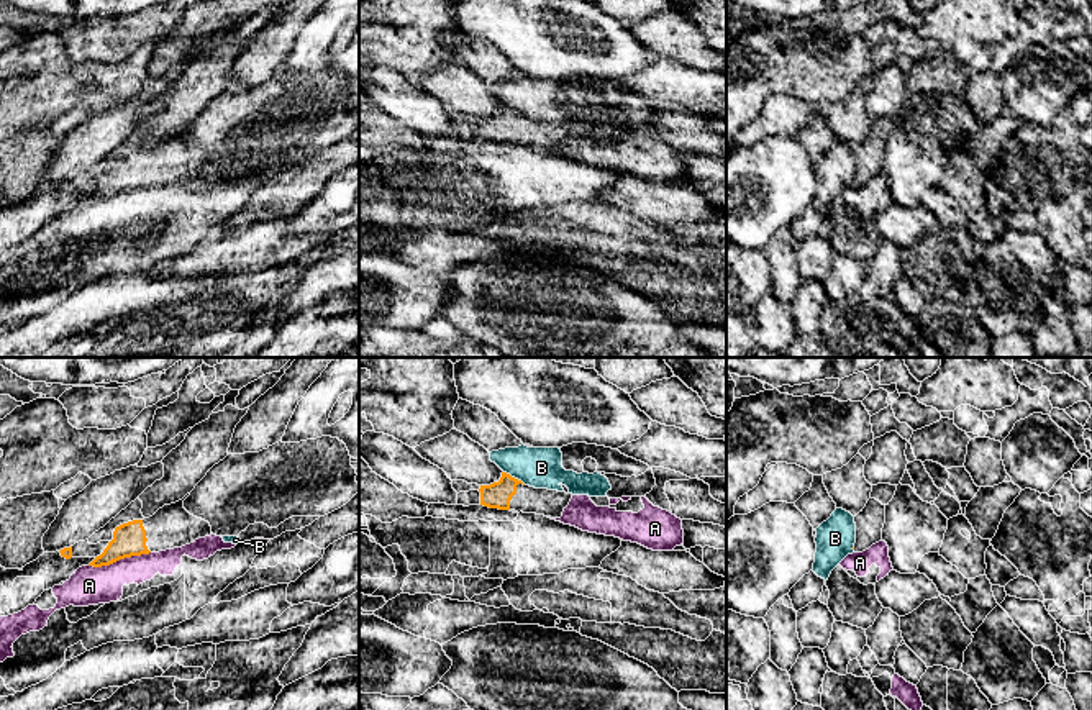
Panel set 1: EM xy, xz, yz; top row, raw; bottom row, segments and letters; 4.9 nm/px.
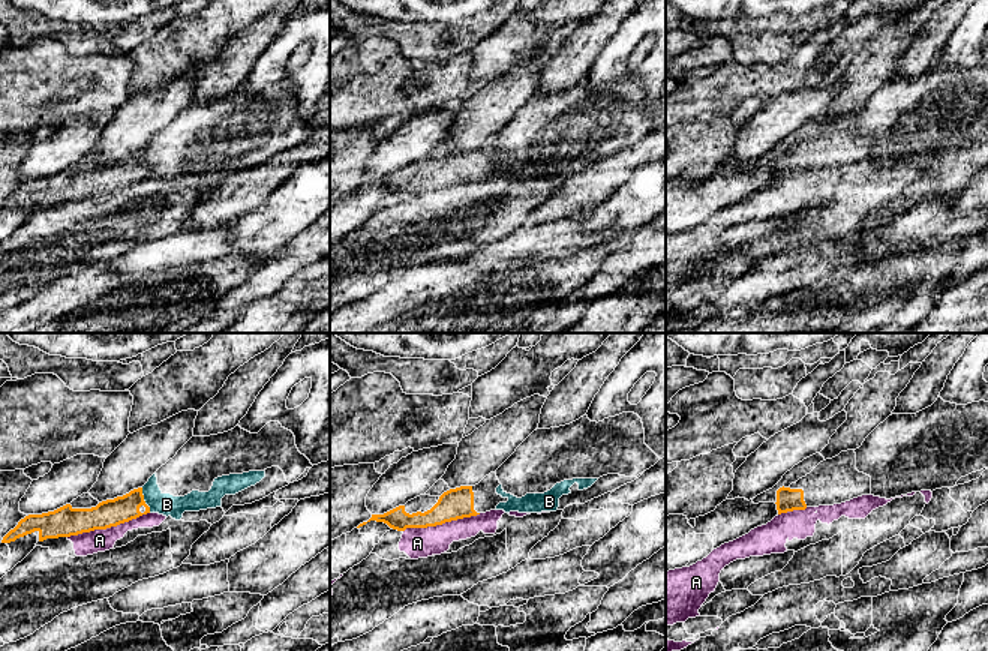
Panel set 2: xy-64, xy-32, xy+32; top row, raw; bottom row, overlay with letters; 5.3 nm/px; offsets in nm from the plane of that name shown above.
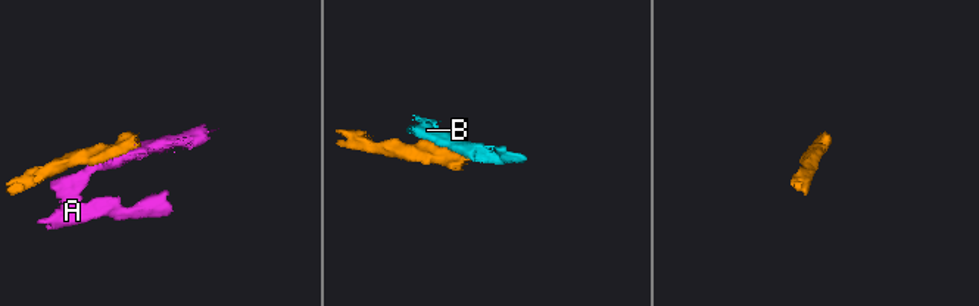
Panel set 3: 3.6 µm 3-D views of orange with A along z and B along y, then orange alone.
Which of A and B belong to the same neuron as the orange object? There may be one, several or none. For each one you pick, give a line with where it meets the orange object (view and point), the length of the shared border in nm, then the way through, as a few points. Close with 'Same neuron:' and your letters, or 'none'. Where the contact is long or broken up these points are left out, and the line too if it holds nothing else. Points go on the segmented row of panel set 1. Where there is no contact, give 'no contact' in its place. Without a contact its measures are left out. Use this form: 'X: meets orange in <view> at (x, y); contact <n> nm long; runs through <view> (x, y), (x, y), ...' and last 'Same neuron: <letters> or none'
Same neuron: none

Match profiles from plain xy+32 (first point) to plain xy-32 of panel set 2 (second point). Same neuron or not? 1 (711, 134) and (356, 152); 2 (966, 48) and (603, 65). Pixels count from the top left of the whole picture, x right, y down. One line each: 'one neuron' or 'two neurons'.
1: one neuron
2: one neuron

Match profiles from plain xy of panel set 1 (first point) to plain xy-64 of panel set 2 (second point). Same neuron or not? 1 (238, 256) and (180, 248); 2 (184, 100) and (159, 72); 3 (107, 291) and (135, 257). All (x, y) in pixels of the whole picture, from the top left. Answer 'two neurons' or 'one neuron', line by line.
1: one neuron
2: two neurons
3: two neurons

